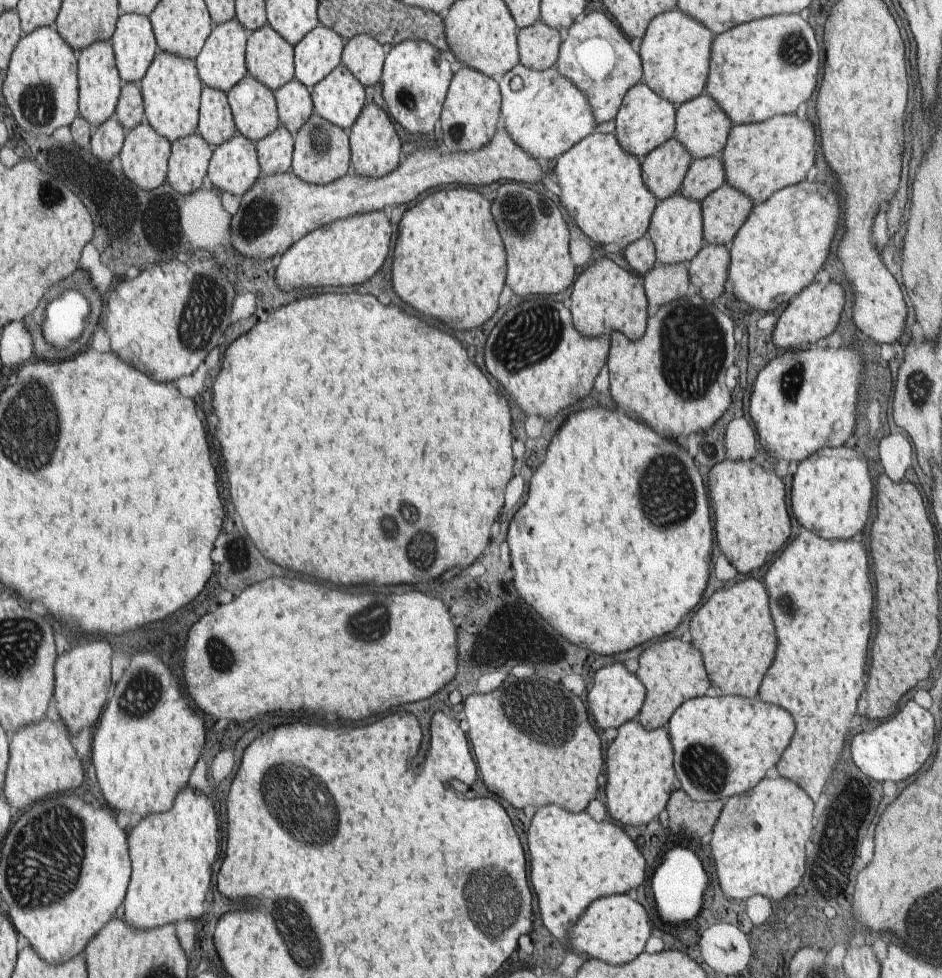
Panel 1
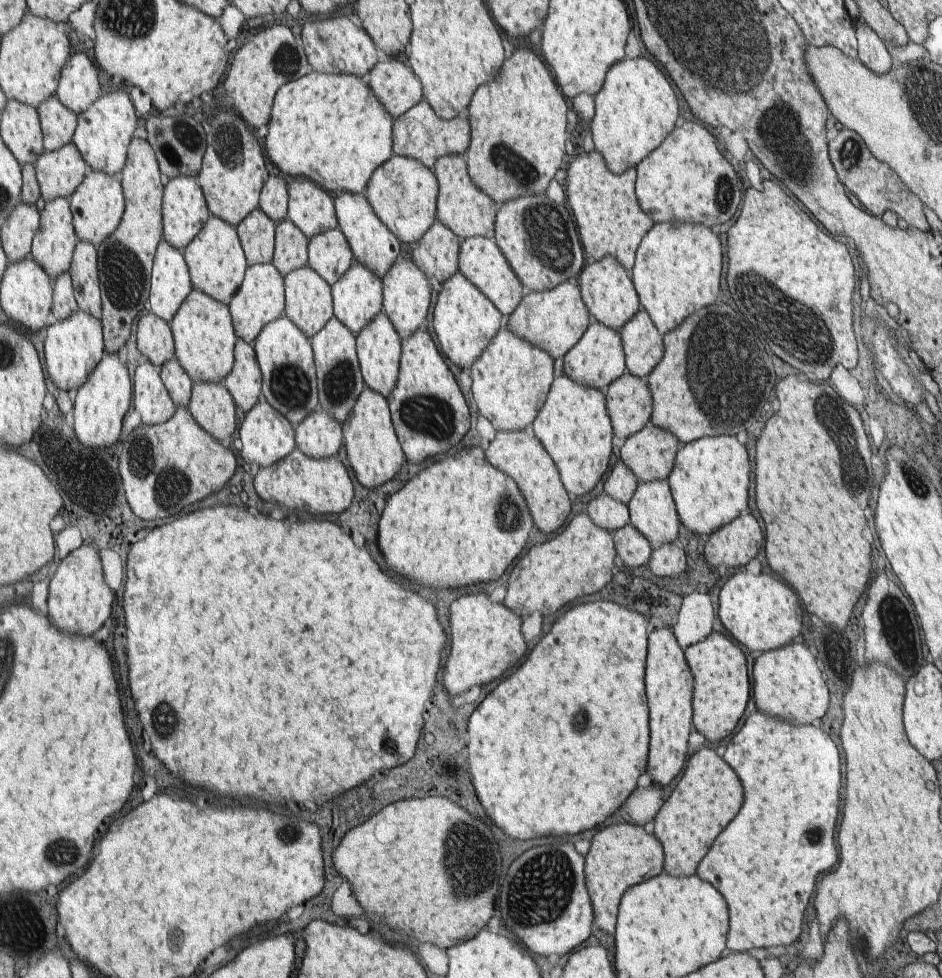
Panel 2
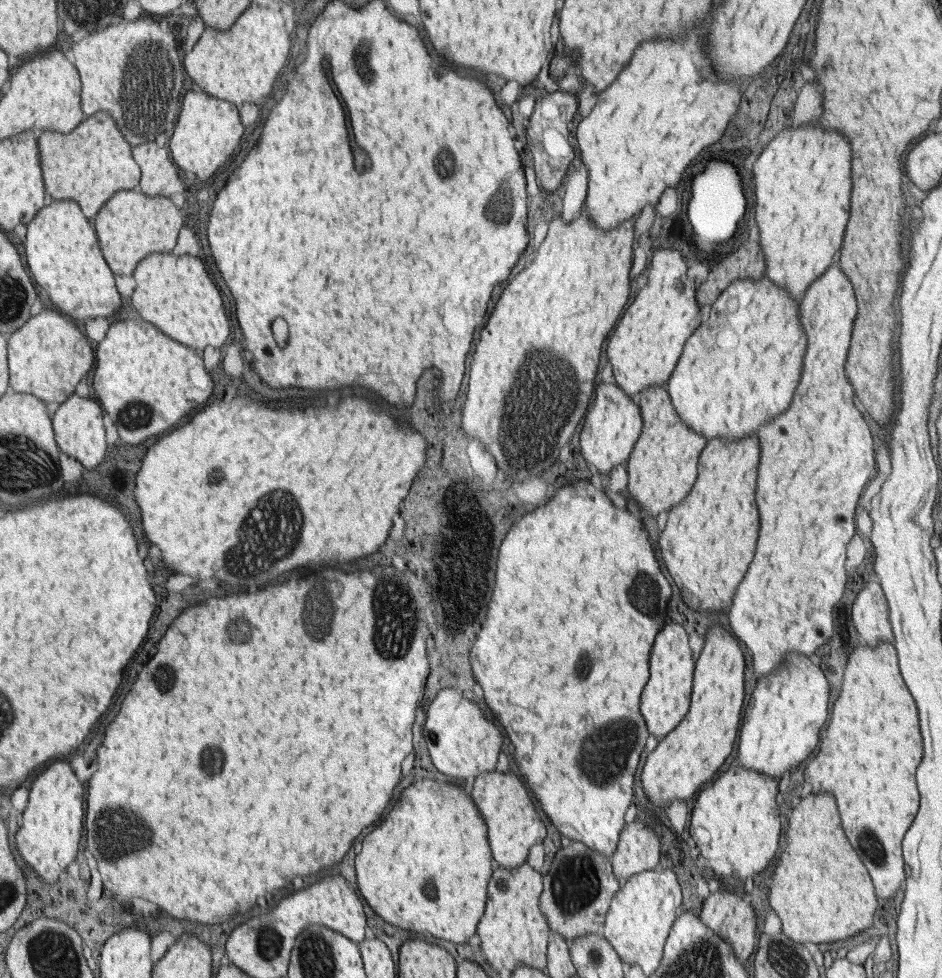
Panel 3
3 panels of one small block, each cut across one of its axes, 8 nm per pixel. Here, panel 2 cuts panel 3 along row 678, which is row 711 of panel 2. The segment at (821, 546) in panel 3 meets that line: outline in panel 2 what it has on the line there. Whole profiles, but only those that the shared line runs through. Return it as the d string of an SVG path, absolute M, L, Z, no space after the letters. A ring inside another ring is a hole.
M757 711L734 734L723 758L739 779L744 778L748 798L744 798L744 810L736 814L736 822L730 822L728 830L724 830L720 838L716 837L716 846L711 846L712 854L703 858L704 866L698 866L698 876L720 886L720 890L724 890L724 898L728 898L728 906L732 906L732 934L728 934L728 948L732 952L785 948L798 941L804 912L814 886L817 886L816 876L838 862L834 838L842 786L842 760L838 746L820 727L793 725Z

